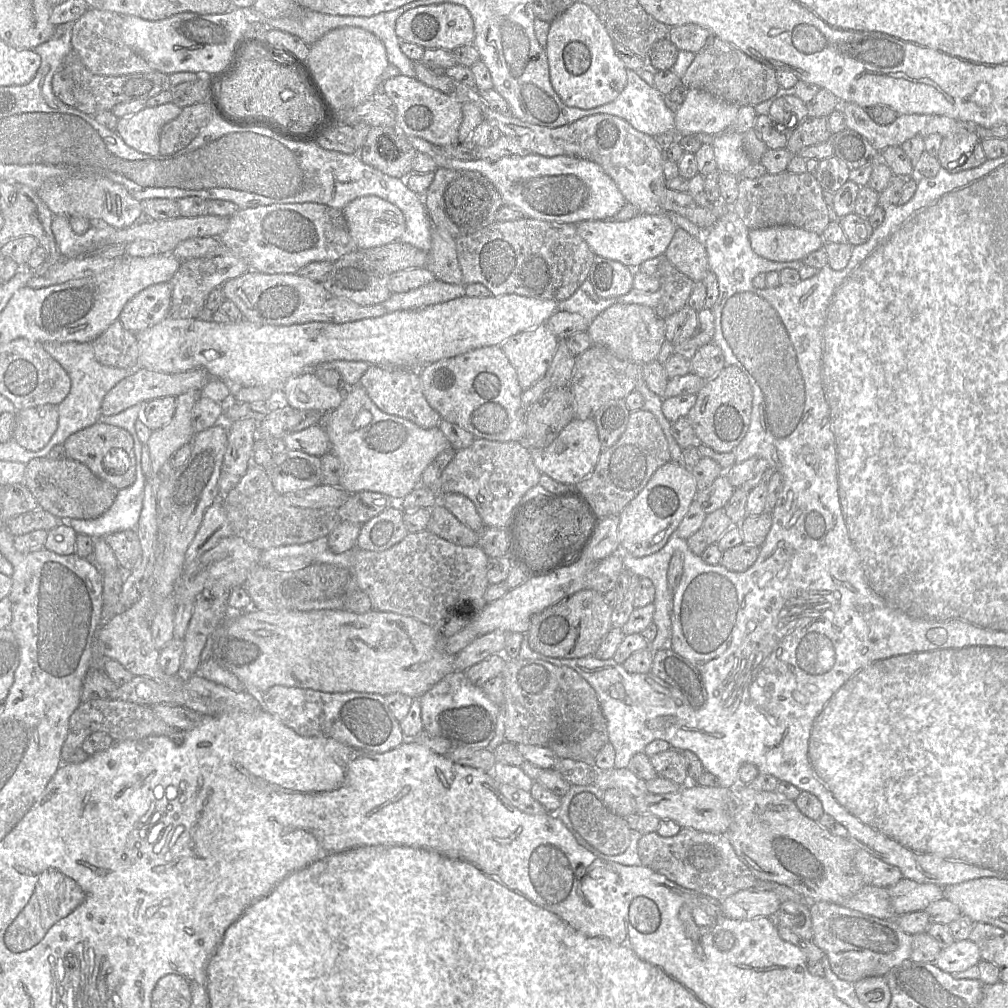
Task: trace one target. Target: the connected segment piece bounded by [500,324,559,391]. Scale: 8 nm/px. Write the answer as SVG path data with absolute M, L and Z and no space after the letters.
M542 324L505 340L500 348L514 367L522 390L542 379L555 355L559 339Z

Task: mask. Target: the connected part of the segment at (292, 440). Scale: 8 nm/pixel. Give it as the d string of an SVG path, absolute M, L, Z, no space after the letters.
M320 424L289 433L282 439L288 450L302 451L318 457L331 452L329 437Z

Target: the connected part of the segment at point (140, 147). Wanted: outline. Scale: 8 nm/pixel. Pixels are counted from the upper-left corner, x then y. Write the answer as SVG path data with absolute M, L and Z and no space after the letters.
M174 103L146 107L141 111L118 119L115 132L131 148L151 156L160 155L160 132L163 126L175 119L181 108Z

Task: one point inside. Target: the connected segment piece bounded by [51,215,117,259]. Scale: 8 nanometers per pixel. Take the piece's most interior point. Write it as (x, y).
(71, 245)

